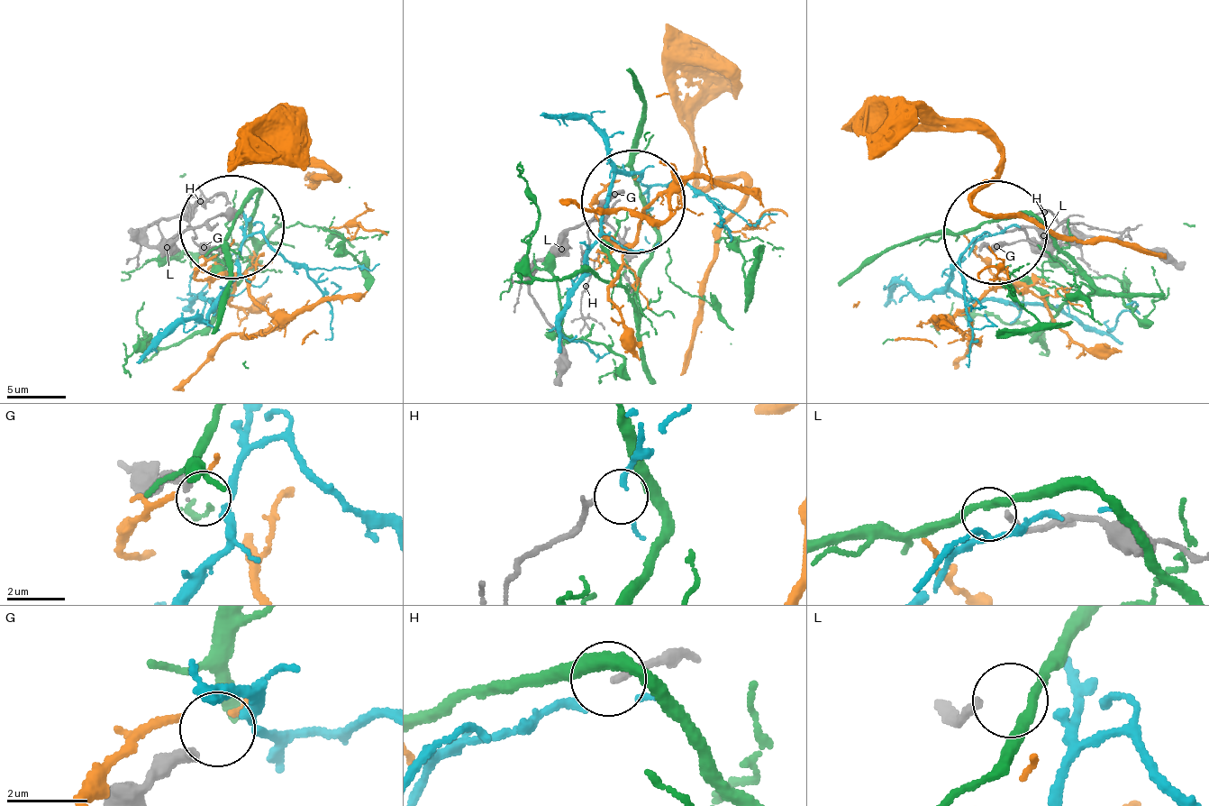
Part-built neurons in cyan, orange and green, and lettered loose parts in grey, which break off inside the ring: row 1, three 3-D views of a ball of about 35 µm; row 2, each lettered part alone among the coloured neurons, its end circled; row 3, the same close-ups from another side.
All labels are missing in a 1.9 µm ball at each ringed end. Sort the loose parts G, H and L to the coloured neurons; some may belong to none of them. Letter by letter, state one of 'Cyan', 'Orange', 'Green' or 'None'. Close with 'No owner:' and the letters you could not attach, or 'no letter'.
G: None
H: Cyan
L: None
No owner: G, L

